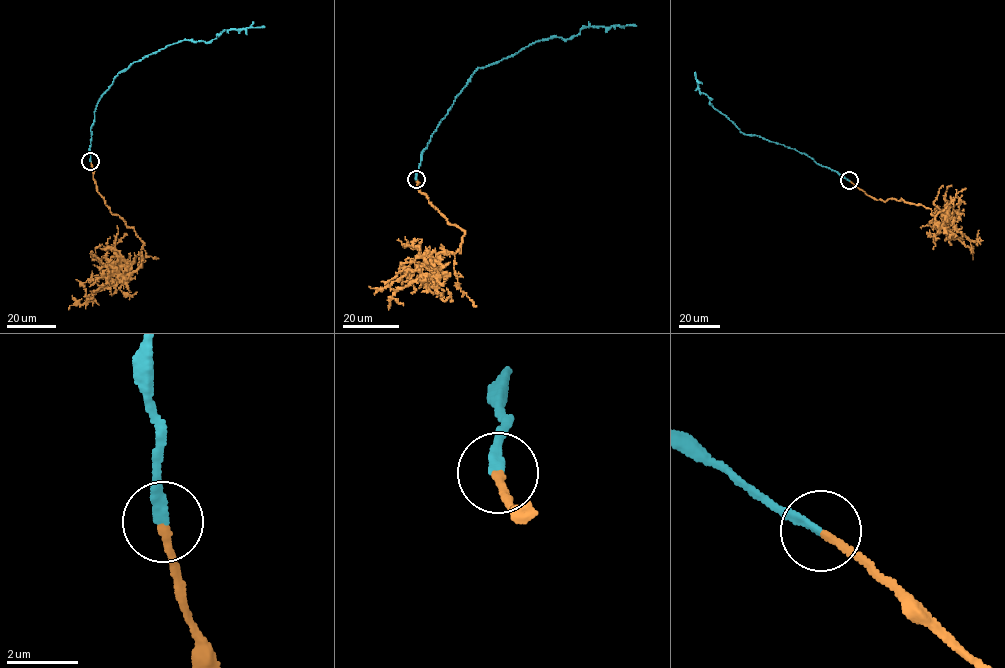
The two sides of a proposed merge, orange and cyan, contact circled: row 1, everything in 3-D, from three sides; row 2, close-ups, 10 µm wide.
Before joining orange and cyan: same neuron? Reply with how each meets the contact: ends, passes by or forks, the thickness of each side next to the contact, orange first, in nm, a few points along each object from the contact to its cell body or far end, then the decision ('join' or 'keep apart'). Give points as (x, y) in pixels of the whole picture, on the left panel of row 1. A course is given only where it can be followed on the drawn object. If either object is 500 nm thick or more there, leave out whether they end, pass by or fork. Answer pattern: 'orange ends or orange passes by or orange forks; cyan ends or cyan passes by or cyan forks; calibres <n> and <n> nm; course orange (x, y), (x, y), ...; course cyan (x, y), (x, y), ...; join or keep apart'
orange ends; cyan ends; calibres 200 and 220 nm; course orange (90, 161), (96, 190), (143, 244), (138, 269), (128, 278), (113, 274), (111, 283), (86, 298), (98, 305); course cyan (90, 161), (94, 113), (99, 99), (118, 73), (131, 63), (178, 41), (209, 43), (225, 30), (264, 26); join

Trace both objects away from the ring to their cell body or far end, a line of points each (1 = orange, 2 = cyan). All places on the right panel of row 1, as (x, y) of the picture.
1: (849, 180), (877, 199), (901, 199), (929, 208), (938, 228), (956, 229), (976, 244), (983, 241)
2: (849, 180), (804, 153), (740, 131), (710, 103), (711, 98), (701, 93), (695, 72)

